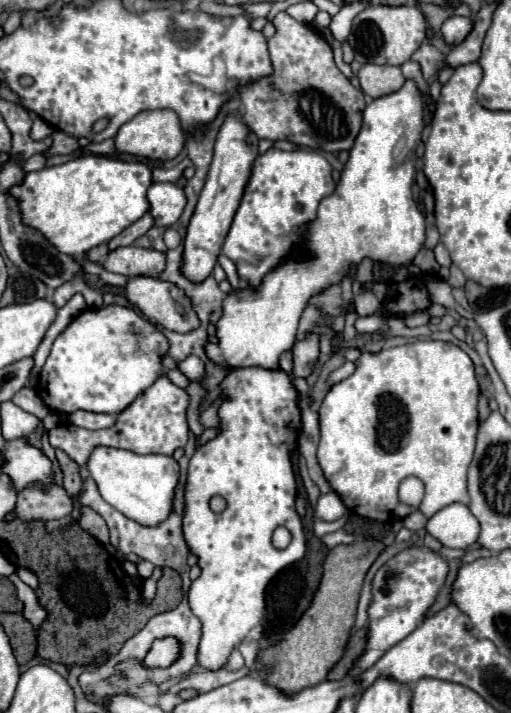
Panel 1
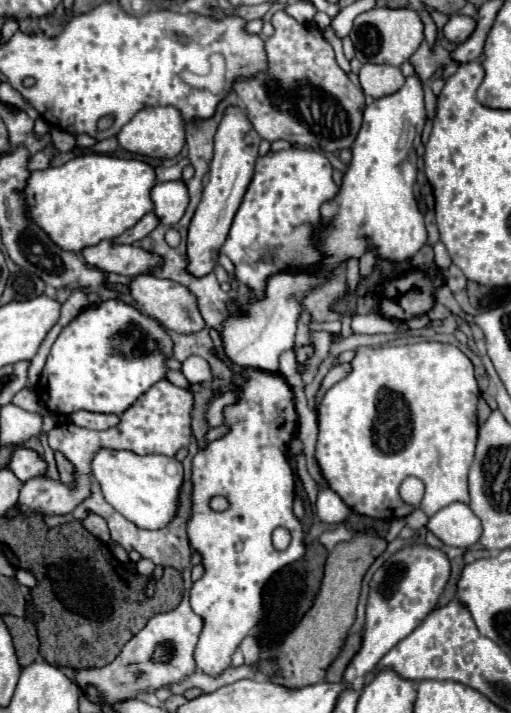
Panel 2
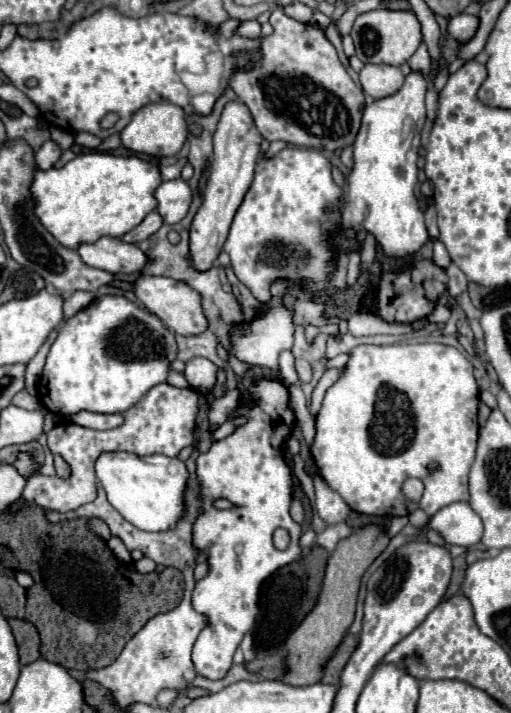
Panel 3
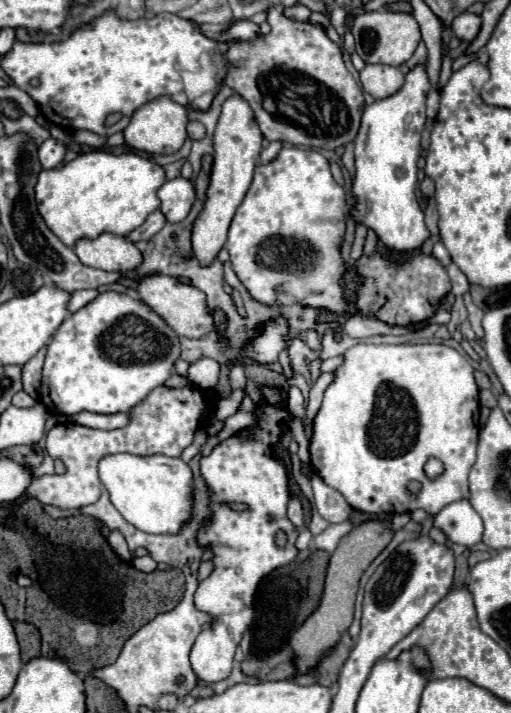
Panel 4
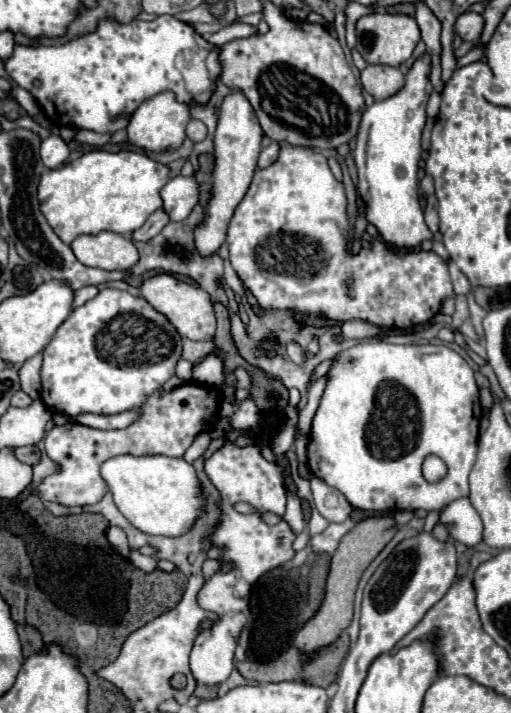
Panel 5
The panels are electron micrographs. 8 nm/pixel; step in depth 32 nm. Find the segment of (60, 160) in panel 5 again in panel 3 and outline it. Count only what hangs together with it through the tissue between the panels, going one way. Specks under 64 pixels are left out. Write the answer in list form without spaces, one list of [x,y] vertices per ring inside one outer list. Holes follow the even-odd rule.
[[[48,140],[48,142],[36,152],[36,156],[34,156],[34,160],[36,160],[36,168],[40,168],[40,170],[48,170],[48,168],[52,168],[60,154],[62,154],[62,150],[60,150],[52,140]]]

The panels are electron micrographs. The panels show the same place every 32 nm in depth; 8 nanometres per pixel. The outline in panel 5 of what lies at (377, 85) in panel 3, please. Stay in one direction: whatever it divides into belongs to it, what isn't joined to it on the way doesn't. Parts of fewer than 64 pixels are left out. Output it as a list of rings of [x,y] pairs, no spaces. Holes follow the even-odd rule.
[[[368,64],[360,74],[360,82],[370,96],[384,100],[404,86],[404,74],[394,66]]]

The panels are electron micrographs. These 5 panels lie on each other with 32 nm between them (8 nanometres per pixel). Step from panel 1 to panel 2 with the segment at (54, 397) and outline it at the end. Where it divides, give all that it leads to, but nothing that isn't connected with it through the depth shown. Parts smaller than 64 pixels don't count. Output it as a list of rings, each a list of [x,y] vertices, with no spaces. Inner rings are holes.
[[[110,300],[82,310],[56,338],[36,384],[44,406],[54,414],[70,416],[78,410],[122,414],[156,380],[166,376],[164,360],[172,356],[166,330],[138,308]]]

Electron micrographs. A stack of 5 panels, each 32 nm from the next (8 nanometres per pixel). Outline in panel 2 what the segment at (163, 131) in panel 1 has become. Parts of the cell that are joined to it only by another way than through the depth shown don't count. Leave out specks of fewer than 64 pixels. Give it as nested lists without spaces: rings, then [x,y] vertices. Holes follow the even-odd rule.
[[[156,106],[156,108],[144,108],[140,110],[120,132],[118,132],[118,146],[126,152],[148,156],[148,158],[174,158],[180,154],[184,146],[184,122],[180,118],[180,112],[172,106]]]

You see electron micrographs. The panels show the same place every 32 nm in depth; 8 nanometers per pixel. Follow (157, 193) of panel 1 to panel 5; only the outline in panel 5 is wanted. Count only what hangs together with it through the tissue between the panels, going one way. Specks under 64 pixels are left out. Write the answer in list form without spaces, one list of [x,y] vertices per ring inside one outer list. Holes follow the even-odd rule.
[[[176,176],[172,178],[162,190],[160,190],[160,198],[164,202],[164,212],[170,216],[172,222],[182,222],[192,206],[198,202],[198,184],[196,178],[184,178],[184,176]]]

